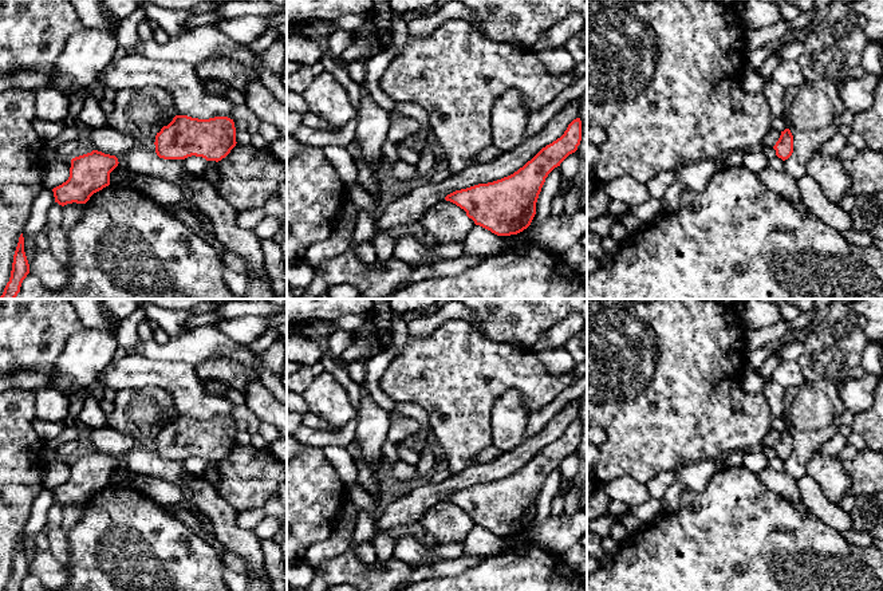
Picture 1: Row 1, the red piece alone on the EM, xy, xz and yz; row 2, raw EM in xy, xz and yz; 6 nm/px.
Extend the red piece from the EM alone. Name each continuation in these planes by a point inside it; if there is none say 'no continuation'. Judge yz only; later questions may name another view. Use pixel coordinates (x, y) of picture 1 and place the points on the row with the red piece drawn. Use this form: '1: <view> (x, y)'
no continuation

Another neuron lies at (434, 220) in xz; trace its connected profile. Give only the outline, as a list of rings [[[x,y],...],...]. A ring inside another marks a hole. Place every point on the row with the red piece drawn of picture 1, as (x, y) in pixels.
[[[435,204],[418,220],[429,233],[434,235],[438,245],[465,239],[476,225],[466,212],[456,204]]]

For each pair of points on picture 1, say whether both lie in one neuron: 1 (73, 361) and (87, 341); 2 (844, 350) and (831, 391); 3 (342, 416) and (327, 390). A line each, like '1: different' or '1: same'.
1: same
2: different
3: same

